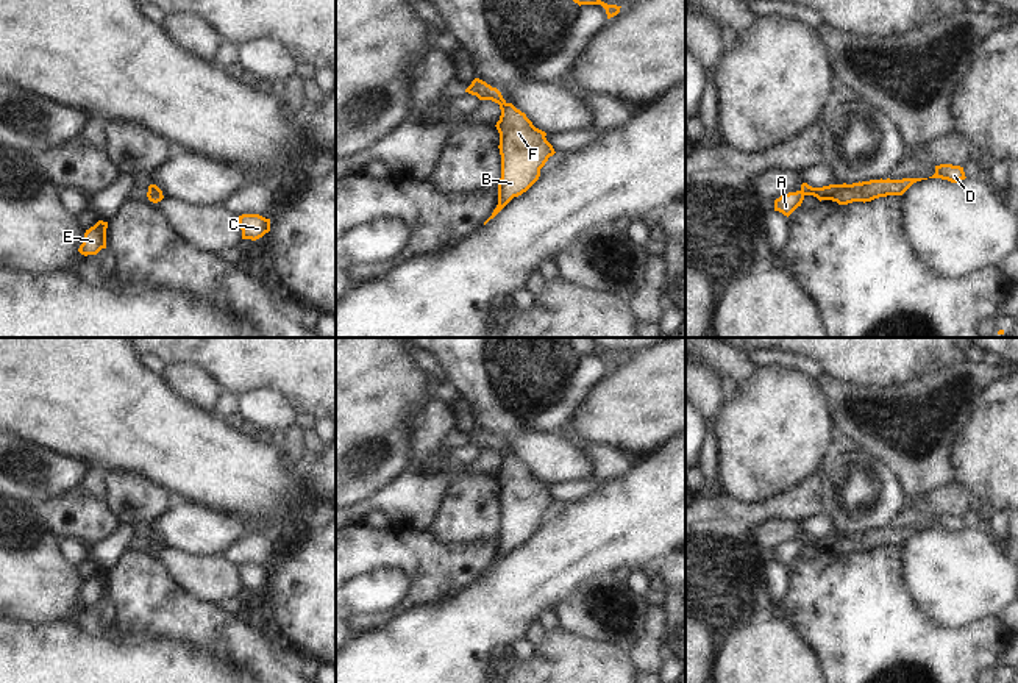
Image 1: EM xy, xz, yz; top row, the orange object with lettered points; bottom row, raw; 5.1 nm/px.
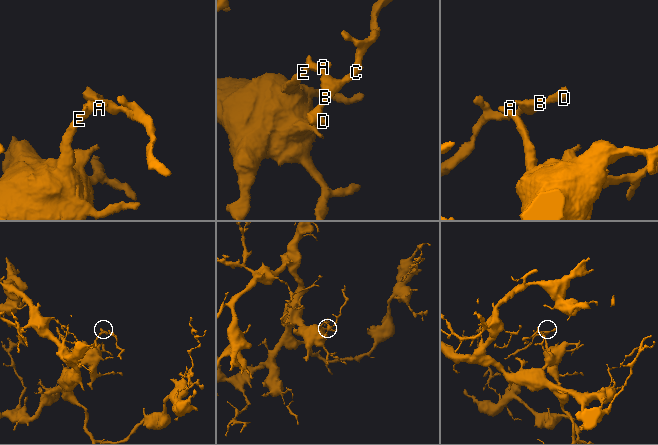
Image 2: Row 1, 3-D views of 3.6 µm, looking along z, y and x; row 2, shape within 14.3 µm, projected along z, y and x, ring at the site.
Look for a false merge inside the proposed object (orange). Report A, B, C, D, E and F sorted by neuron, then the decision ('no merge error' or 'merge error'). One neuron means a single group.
A E / B C D F | merge error

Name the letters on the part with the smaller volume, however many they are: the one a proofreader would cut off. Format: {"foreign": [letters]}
{"foreign": ["B", "C", "D", "F"]}

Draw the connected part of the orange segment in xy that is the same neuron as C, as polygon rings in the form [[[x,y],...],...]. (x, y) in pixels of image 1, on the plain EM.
[[[259,564],[239,566],[239,577],[242,580],[242,589],[256,591],[270,581],[270,569]]]

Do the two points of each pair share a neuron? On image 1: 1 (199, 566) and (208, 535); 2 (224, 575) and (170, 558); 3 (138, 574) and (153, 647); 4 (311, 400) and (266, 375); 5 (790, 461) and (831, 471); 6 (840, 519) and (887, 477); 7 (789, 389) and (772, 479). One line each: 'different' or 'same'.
1: different
2: same
3: different
4: same
5: different
6: same
7: same

